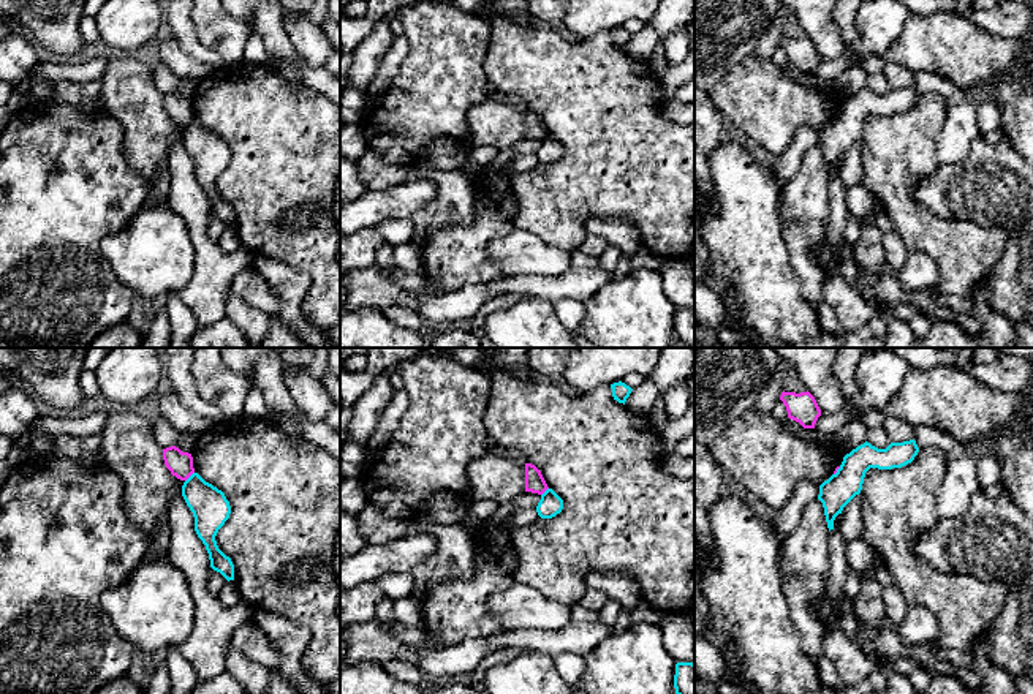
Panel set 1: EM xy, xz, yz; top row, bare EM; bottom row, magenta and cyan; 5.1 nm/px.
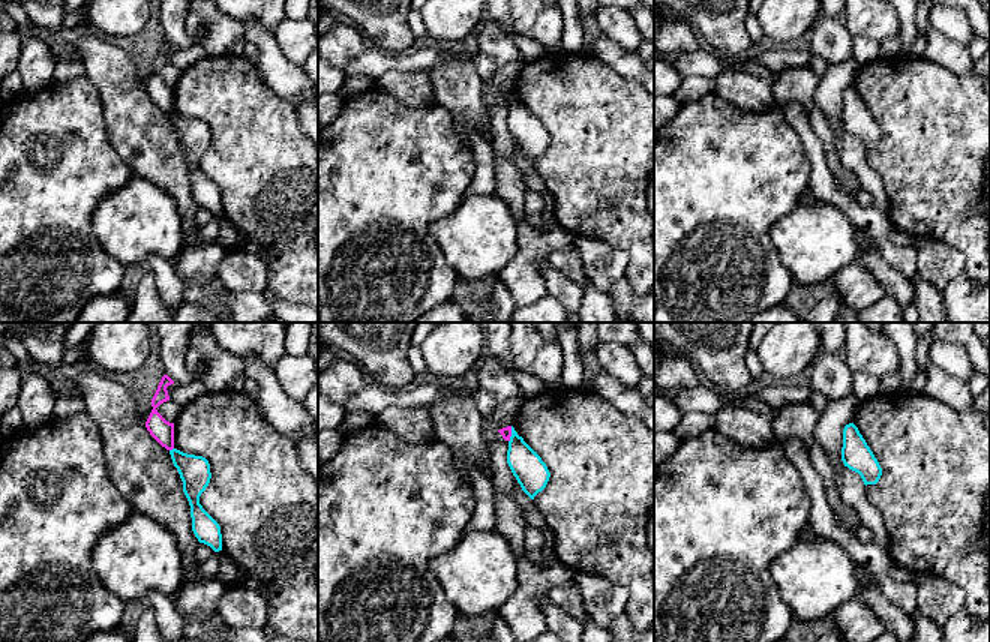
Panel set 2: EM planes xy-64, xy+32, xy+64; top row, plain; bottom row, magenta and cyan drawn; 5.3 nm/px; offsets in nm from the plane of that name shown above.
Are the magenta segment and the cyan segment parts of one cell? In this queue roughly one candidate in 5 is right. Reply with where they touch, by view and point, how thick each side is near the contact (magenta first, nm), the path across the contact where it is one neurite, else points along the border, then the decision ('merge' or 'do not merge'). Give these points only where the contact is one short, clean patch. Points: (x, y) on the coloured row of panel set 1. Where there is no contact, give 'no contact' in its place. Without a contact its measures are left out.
contact xy (190, 475); calibres 130 and 190 nm; border xy (193, 471), (185, 481); do not merge

